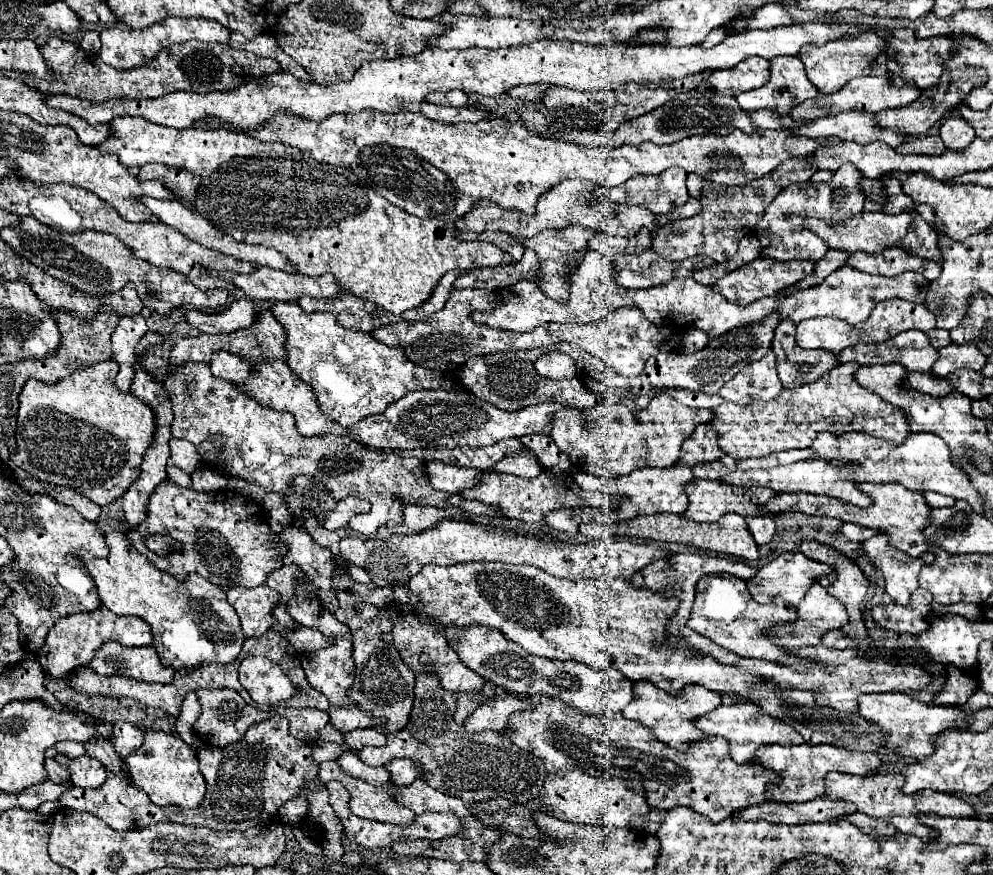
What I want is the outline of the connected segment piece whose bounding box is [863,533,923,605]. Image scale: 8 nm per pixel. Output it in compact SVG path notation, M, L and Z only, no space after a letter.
M879 533L863 543L865 555L875 569L883 573L885 593L899 605L907 605L911 593L919 587L917 575L921 571L923 559L913 559L887 543L887 535Z

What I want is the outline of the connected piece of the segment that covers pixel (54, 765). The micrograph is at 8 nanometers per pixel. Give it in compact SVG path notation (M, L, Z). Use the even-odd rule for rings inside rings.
M45 759L45 767L47 767L47 775L51 781L61 783L61 781L69 779L69 771L65 767L61 767L55 759Z

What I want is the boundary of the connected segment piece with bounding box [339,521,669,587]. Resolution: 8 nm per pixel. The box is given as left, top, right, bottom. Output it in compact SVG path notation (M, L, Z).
M445 521L427 529L419 535L391 535L389 539L365 539L365 537L345 537L341 539L339 557L347 563L363 567L375 585L403 587L409 577L417 575L427 563L435 565L455 565L463 561L503 561L503 563L527 563L535 565L555 577L581 581L581 579L629 579L633 573L645 565L669 555L667 551L655 547L653 543L635 545L631 541L619 539L595 539L589 543L543 543L531 537L521 537L515 533L489 533L481 527L473 527L461 521Z

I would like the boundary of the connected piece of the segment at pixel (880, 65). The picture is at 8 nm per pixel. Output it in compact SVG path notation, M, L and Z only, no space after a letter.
M865 31L863 35L855 35L855 39L835 39L835 43L825 43L823 47L815 47L813 43L799 51L799 59L805 65L807 79L821 93L835 93L847 81L855 77L867 75L885 75L887 73L887 57L885 57L885 41L877 37L873 31Z

